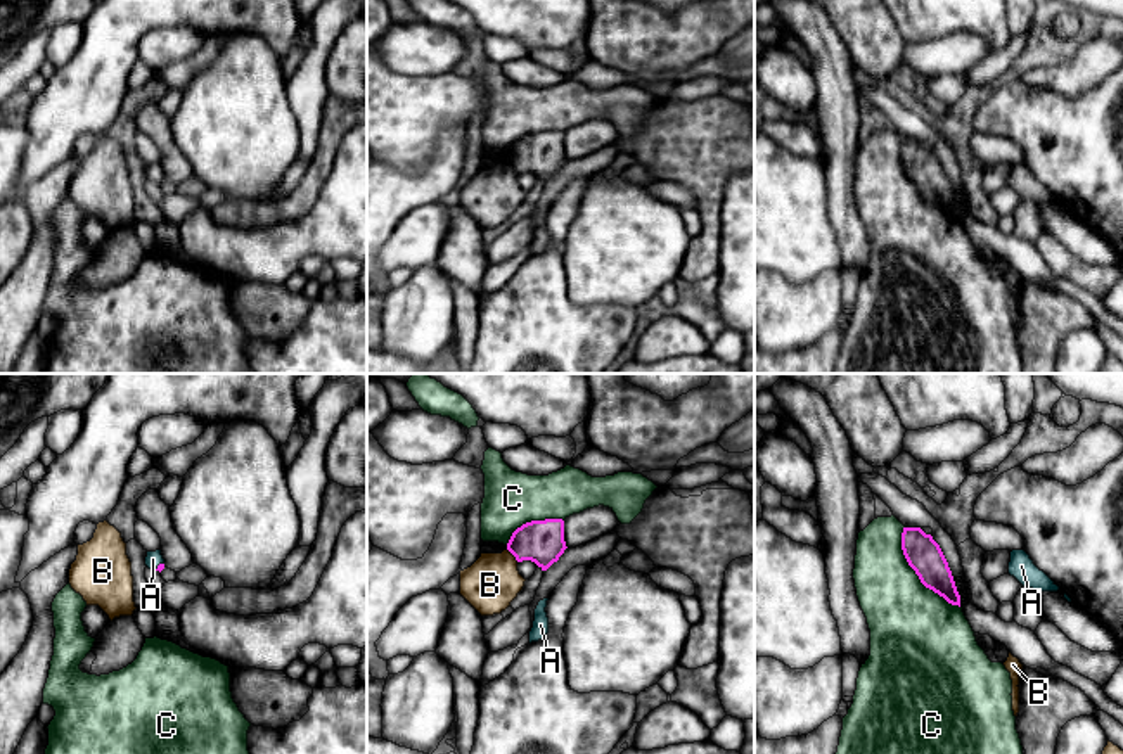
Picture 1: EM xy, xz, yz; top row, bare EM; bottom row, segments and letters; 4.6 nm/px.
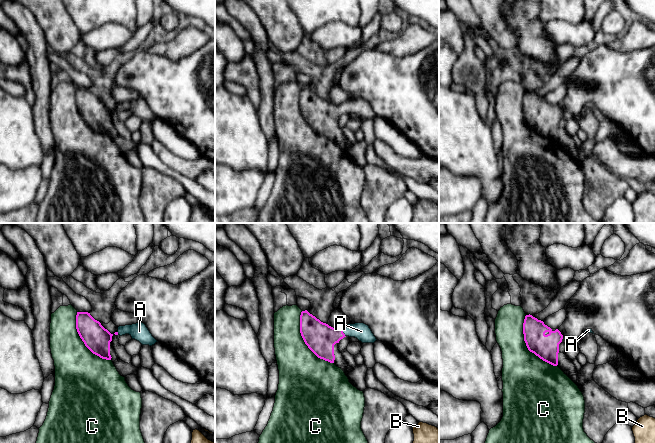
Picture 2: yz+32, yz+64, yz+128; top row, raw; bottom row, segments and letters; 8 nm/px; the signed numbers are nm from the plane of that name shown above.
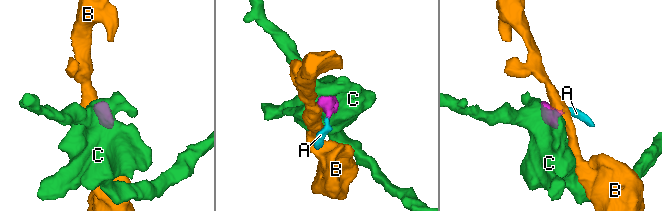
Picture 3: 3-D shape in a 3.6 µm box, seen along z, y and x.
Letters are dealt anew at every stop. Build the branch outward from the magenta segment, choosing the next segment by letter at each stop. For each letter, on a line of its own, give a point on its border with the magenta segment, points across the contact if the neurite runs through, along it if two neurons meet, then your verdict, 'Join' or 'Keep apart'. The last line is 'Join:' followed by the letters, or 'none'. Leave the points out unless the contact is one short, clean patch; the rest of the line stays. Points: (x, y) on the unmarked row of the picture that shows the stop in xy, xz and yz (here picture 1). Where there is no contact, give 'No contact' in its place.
A: Touches magenta at xy (158, 178). Path across: xy (161, 178), (158, 178), (153, 172). Join
B: Touches magenta at xz (513, 166). Boundary: xz (507, 161), (518, 173). Keep apart
C: Touches magenta at yz (916, 185). Keep apart
Join: A

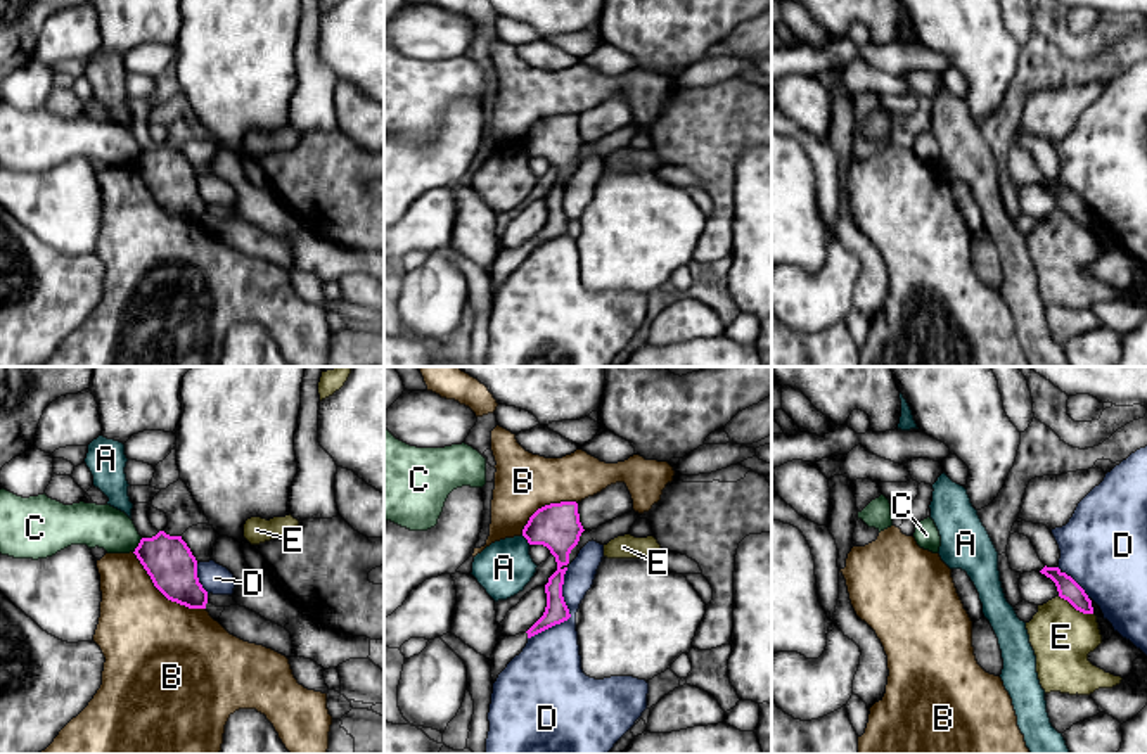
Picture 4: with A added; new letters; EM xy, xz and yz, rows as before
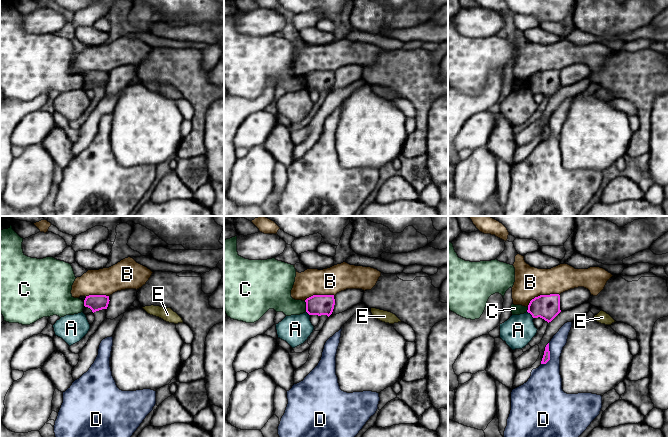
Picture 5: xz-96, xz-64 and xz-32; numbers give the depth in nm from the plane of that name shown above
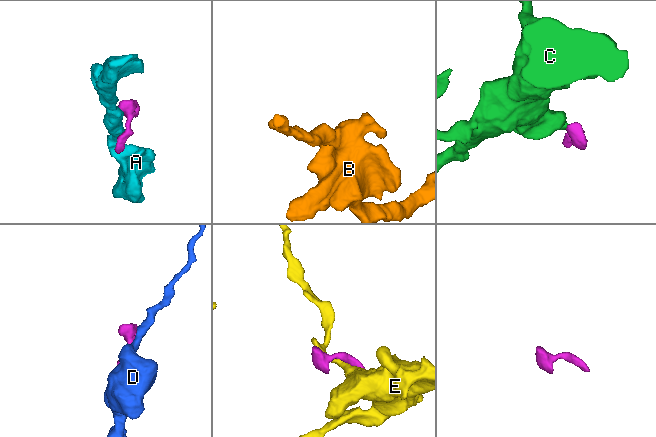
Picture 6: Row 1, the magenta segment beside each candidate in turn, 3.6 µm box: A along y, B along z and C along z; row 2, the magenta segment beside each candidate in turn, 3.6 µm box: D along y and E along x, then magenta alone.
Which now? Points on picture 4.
A: Touches magenta at xz (526, 151). Boundary: xz (521, 147), (530, 156). Keep apart
B: Touches magenta at xy (163, 206). Keep apart
C: Touches magenta at xy (139, 158). Boundary: xy (142, 151), (134, 165). Keep apart
D: Touches magenta at xz (568, 225). Keep apart
E: Touches magenta at yz (1076, 222). Boundary: yz (1059, 208), (1076, 222), (1092, 227). Keep apart
Join: none

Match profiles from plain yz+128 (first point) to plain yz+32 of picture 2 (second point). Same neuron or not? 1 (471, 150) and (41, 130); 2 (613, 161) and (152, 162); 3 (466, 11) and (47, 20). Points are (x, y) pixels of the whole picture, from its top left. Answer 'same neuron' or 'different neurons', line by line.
1: different neurons
2: different neurons
3: different neurons

